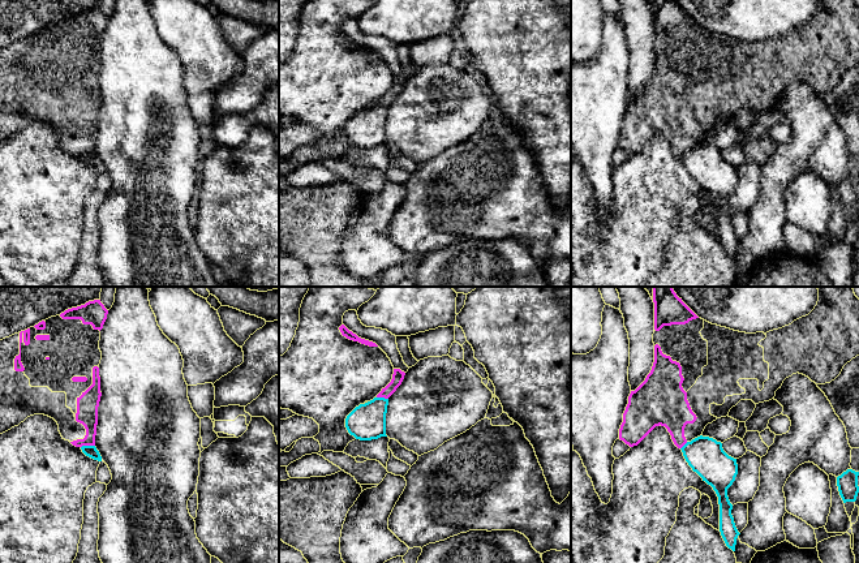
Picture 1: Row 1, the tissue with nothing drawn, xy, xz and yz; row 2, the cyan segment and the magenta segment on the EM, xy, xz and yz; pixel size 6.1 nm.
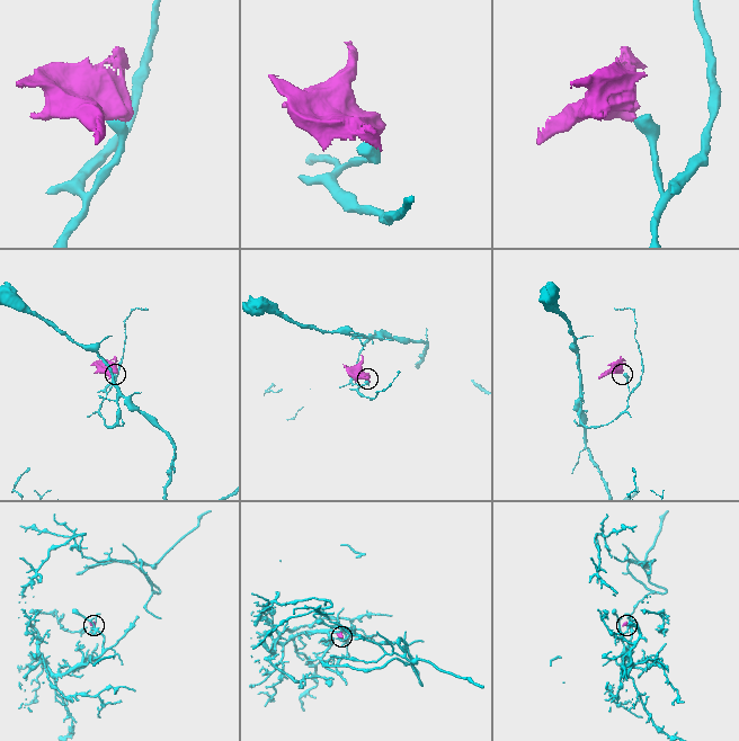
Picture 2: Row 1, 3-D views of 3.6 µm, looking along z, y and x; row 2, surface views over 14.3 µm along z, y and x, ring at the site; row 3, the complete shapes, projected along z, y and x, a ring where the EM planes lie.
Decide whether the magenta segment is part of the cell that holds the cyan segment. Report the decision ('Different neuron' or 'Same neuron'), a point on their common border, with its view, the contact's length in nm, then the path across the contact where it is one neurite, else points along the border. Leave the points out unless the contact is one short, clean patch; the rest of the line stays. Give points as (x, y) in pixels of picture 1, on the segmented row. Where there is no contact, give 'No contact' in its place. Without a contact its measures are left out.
Different neuron. Touches cyan at xy (87, 446). Shared border 90 nm. Boundary: xy (94, 445), (84, 445), (81, 447)

